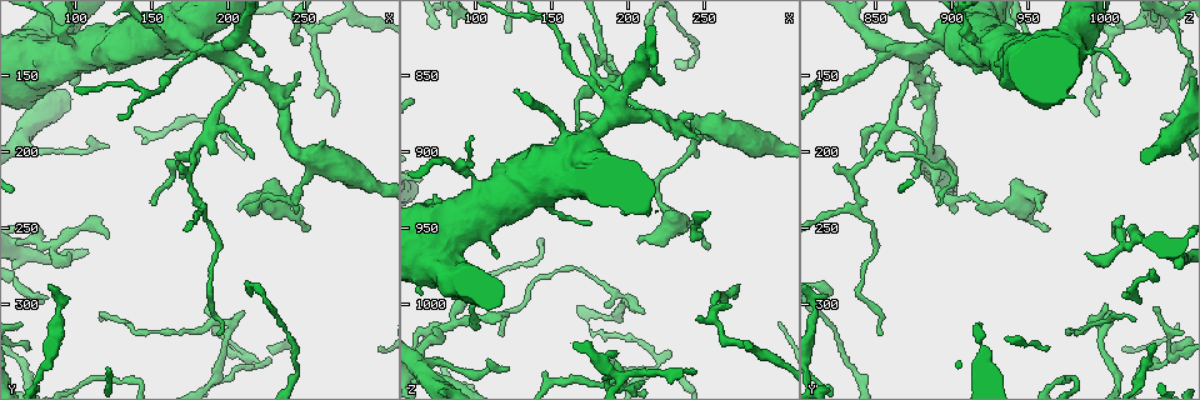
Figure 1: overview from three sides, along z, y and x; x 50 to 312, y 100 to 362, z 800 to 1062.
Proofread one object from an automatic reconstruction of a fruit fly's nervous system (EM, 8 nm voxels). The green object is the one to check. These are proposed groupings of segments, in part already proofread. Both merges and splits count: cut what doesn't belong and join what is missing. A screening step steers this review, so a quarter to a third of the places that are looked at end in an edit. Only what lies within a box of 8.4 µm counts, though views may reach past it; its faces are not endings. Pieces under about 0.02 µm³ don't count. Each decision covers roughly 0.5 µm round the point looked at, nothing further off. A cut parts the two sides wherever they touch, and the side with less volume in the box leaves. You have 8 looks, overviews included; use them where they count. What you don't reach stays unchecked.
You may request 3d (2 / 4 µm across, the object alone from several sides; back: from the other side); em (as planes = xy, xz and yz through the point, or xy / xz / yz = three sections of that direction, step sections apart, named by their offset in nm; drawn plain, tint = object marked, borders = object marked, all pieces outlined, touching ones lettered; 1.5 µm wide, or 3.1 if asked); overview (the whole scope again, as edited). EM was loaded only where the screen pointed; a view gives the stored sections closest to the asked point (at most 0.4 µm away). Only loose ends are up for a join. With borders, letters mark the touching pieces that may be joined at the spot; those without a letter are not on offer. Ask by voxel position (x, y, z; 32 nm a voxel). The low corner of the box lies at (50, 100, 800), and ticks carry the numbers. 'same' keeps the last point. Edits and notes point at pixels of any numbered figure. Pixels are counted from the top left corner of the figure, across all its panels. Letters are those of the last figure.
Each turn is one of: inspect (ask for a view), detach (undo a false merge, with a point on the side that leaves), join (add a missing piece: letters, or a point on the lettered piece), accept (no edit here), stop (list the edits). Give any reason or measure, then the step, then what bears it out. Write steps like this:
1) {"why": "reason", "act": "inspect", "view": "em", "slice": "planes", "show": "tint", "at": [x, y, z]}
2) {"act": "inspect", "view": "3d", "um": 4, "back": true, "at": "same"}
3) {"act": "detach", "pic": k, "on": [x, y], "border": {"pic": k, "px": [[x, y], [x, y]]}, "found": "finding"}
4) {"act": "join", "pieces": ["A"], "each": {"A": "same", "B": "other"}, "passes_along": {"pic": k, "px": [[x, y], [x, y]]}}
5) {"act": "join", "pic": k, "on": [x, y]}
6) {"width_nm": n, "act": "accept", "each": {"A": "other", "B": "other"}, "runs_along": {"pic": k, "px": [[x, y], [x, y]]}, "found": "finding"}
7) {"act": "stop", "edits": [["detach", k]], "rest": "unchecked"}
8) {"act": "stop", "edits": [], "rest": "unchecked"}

{"why": "an open end", "act": "inspect", "view": "3d", "um": 2, "at": [224, 134, 854]}

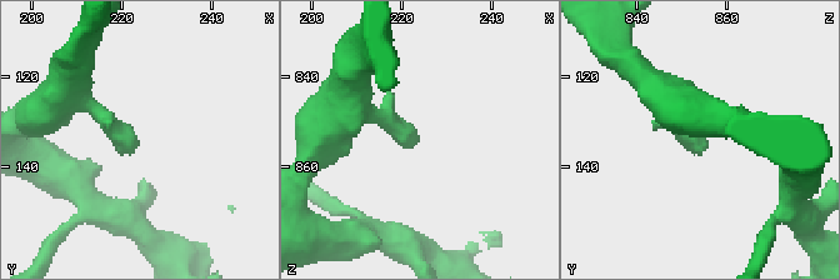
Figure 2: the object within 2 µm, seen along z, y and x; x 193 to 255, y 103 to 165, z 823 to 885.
{"act": "inspect", "view": "em", "slice": "planes", "show": "borders", "at": [221, 135, 856]}

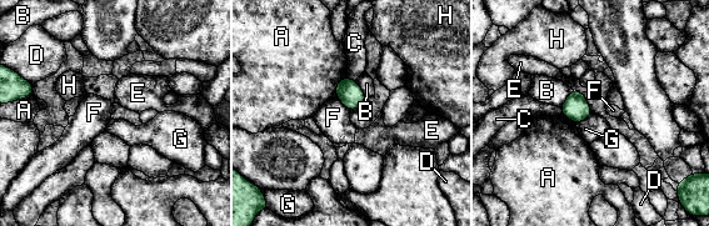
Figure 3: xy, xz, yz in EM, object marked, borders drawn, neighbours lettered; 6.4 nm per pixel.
{"act": "accept", "each": {"A": "other", "B": "other", "C": "other", "D": "other", "E": "other", "F": "other", "G": "other", "H": "other"}, "border": {"pic": 3, "px": [[592, 112], [577, 124]]}, "found": "none of them fits"}

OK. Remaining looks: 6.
{"why": "free end", "act": "inspect", "view": "em", "slice": "planes", "show": "borders", "at": [188, 300, 1000]}

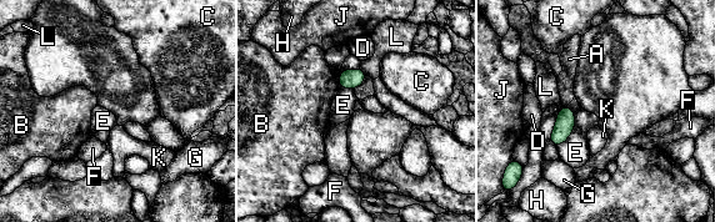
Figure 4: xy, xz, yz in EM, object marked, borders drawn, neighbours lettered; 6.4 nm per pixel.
{"longest_contact_nm": ["E", 260], "act": "accept", "each": {"A": "other", "B": "other", "C": "other", "D": "other", "E": "other", "F": "other", "G": "other", "H": "other", "J": "other", "K": "other", "L": "other"}, "border": {"pic": 4, "px": [[359, 67], [368, 75]]}, "found": "none of them fits"}

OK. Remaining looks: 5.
{"why": "free end", "act": "inspect", "view": "3d", "um": 2, "at": [96, 264, 988]}

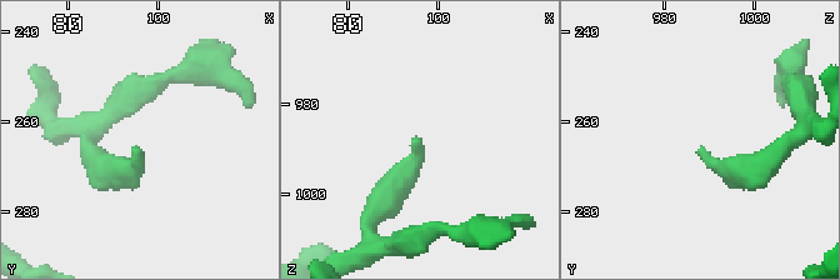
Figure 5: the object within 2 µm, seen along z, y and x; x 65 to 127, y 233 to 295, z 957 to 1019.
{"why": "shape alone is not enough", "act": "inspect", "view": "em", "slice": "planes", "show": "borders", "at": [96, 266, 988]}

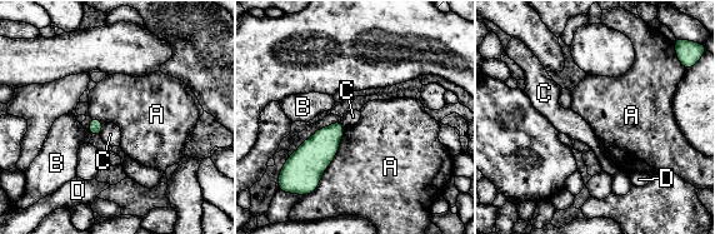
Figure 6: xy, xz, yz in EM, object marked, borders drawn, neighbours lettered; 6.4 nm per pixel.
{"act": "accept", "each": {"A": "other", "B": "other", "C": "other", "D": "other"}, "border": {"pic": 6, "px": [[104, 123], [99, 134]]}, "found": "no lettered piece goes on from it"}

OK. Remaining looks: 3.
{"act": "stop", "edits": [], "rest": "unchecked"}

